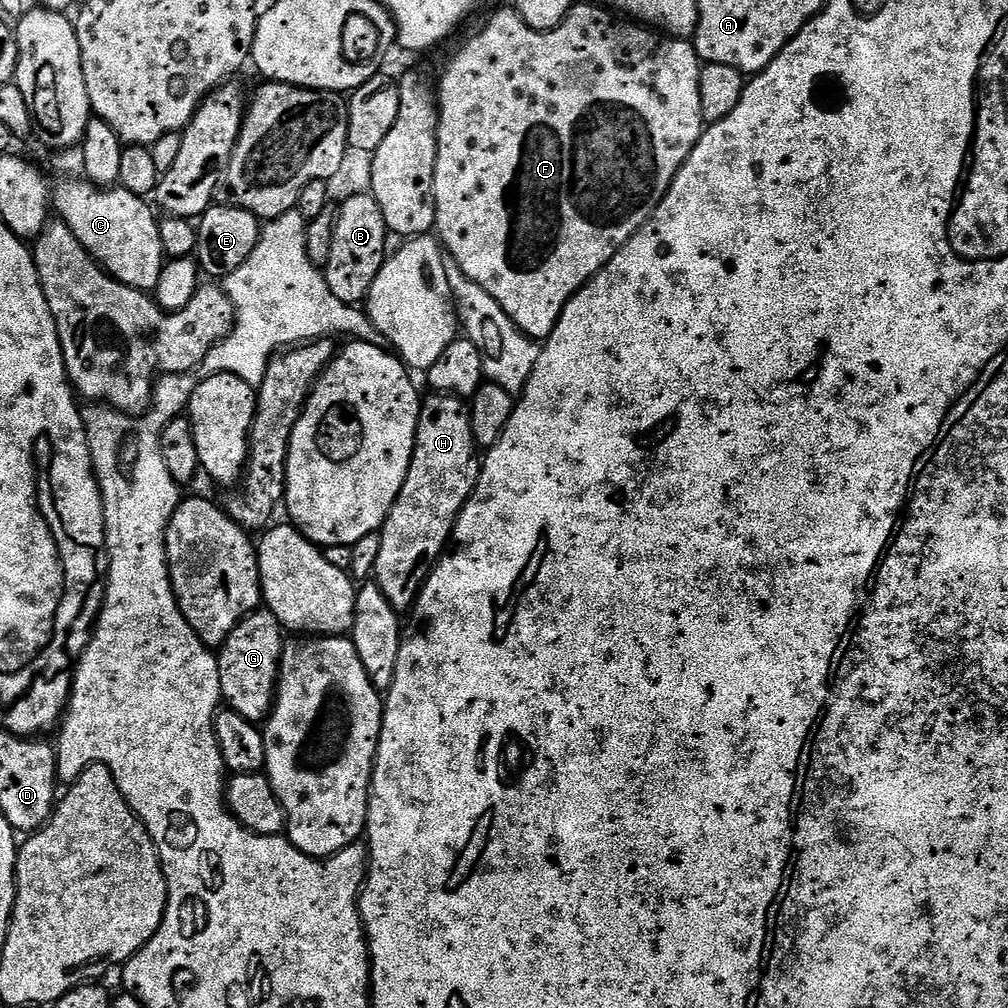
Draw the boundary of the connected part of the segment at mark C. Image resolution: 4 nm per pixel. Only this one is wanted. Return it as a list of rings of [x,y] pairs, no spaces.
[[[91,182],[65,184],[68,185],[56,192],[59,219],[68,225],[80,245],[109,276],[140,292],[151,293],[158,286],[158,278],[166,263],[160,220],[153,205],[145,197],[130,194],[119,186],[98,188]]]

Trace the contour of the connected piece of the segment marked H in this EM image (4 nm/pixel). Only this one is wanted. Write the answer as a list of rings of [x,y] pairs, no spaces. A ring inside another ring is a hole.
[[[428,394],[423,397],[410,470],[379,531],[382,550],[378,550],[374,573],[374,582],[398,614],[407,613],[415,605],[428,573],[449,547],[456,519],[480,477],[482,460],[470,430],[468,410],[469,405],[459,396]]]

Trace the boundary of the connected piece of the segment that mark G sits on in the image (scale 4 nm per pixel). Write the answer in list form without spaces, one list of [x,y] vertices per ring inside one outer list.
[[[257,610],[241,620],[219,649],[221,697],[227,707],[242,714],[242,718],[260,722],[272,711],[280,674],[280,654],[286,643],[283,634],[280,620],[274,613]]]

